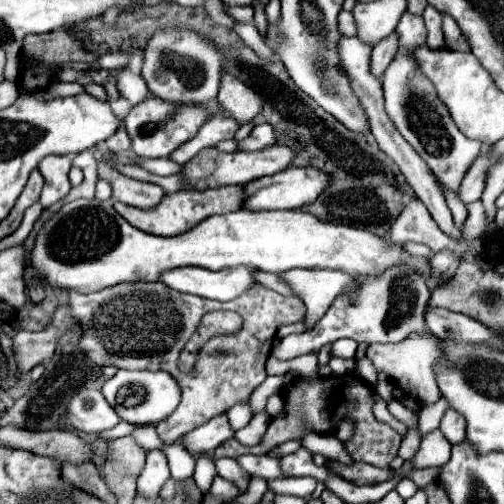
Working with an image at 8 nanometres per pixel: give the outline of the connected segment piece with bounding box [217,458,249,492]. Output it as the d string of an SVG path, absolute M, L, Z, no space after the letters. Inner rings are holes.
M219 458L219 460L217 460L217 470L219 470L219 476L221 476L221 478L235 482L235 484L241 488L241 492L247 490L249 474L243 472L233 458Z

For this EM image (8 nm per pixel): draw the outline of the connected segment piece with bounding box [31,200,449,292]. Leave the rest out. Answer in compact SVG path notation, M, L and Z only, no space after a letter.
M75 200L65 204L43 224L31 252L31 266L41 280L79 292L97 292L99 288L119 282L155 282L165 270L181 266L201 266L209 270L253 266L273 274L283 274L291 268L333 268L351 276L379 276L379 272L387 268L407 266L419 272L431 290L449 280L447 276L435 276L431 272L429 258L415 258L383 236L345 224L327 224L303 210L255 212L241 208L237 212L211 216L179 236L163 238L131 226L115 212L111 200Z

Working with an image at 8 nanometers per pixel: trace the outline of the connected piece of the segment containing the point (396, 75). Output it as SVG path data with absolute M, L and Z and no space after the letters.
M403 12L397 30L399 48L385 70L381 78L383 86L383 98L385 98L385 112L395 124L395 128L401 132L401 136L419 152L419 156L427 162L431 172L451 190L459 190L459 184L467 172L467 168L473 164L473 160L481 152L481 144L477 140L467 138L451 120L451 114L447 112L447 106L435 96L435 86L423 78L419 72L419 64L415 64L415 46L421 48L427 44L427 28L423 24L421 16L415 16L411 12Z

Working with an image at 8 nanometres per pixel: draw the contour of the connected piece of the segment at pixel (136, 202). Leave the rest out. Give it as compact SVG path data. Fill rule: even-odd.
M99 164L97 172L99 172L101 180L111 184L113 202L123 202L123 204L135 206L135 208L153 208L165 196L163 188L159 188L157 184L127 178L119 170L111 168L109 164Z

